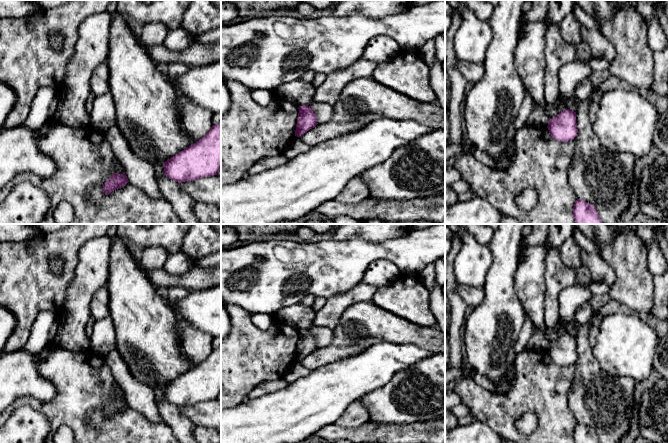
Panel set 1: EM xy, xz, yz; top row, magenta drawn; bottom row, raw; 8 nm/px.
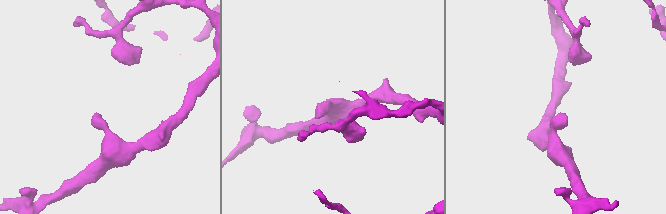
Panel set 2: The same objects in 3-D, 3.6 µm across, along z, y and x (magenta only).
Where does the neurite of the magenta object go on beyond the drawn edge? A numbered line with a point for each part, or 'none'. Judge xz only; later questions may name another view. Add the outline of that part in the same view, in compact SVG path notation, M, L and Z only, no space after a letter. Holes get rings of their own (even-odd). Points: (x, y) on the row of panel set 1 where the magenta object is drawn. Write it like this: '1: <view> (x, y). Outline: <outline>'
none

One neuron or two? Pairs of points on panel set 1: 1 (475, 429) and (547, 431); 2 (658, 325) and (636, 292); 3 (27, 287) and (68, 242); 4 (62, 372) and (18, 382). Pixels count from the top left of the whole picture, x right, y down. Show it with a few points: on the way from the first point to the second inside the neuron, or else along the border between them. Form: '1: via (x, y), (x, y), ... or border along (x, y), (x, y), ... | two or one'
1: border along (477, 419), (496, 432) | two
2: border along (637, 311), (650, 314) | two
3: via (27, 273), (54, 246) | one
4: border along (37, 354), (37, 369), (53, 384), (55, 396) | two

